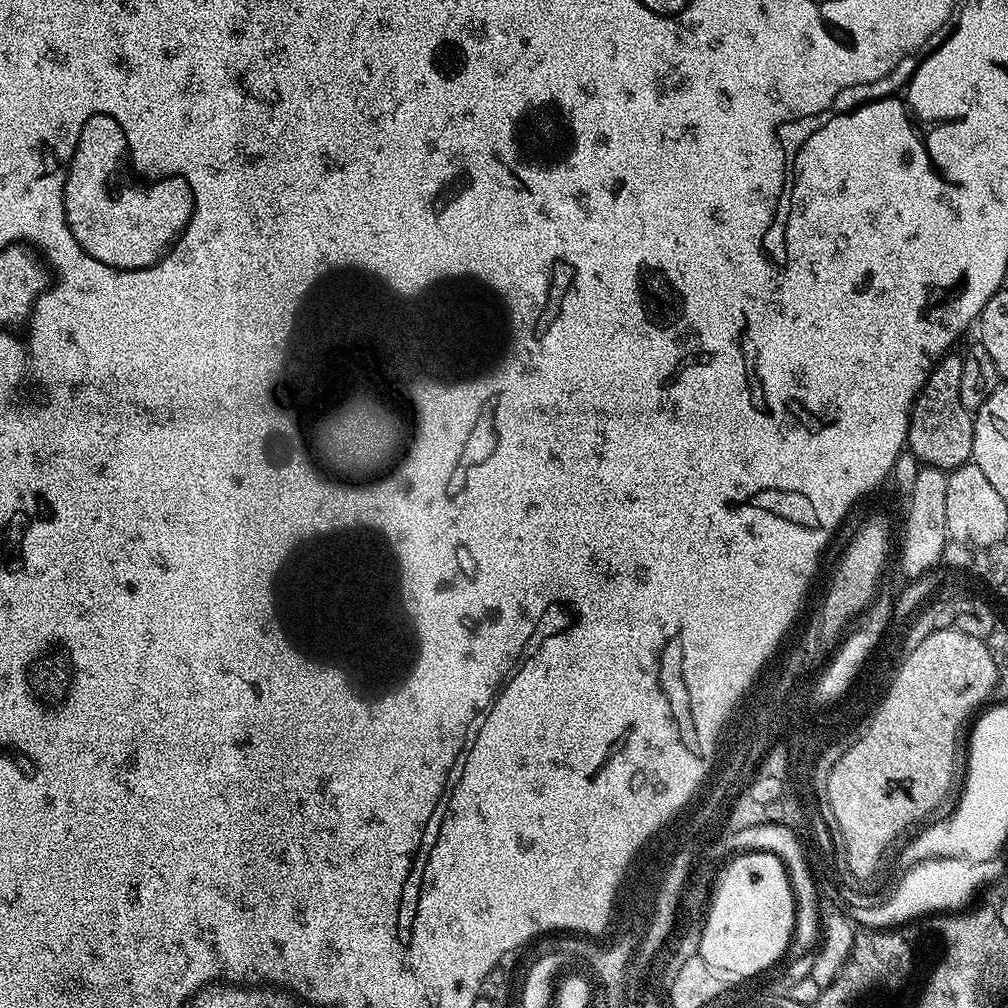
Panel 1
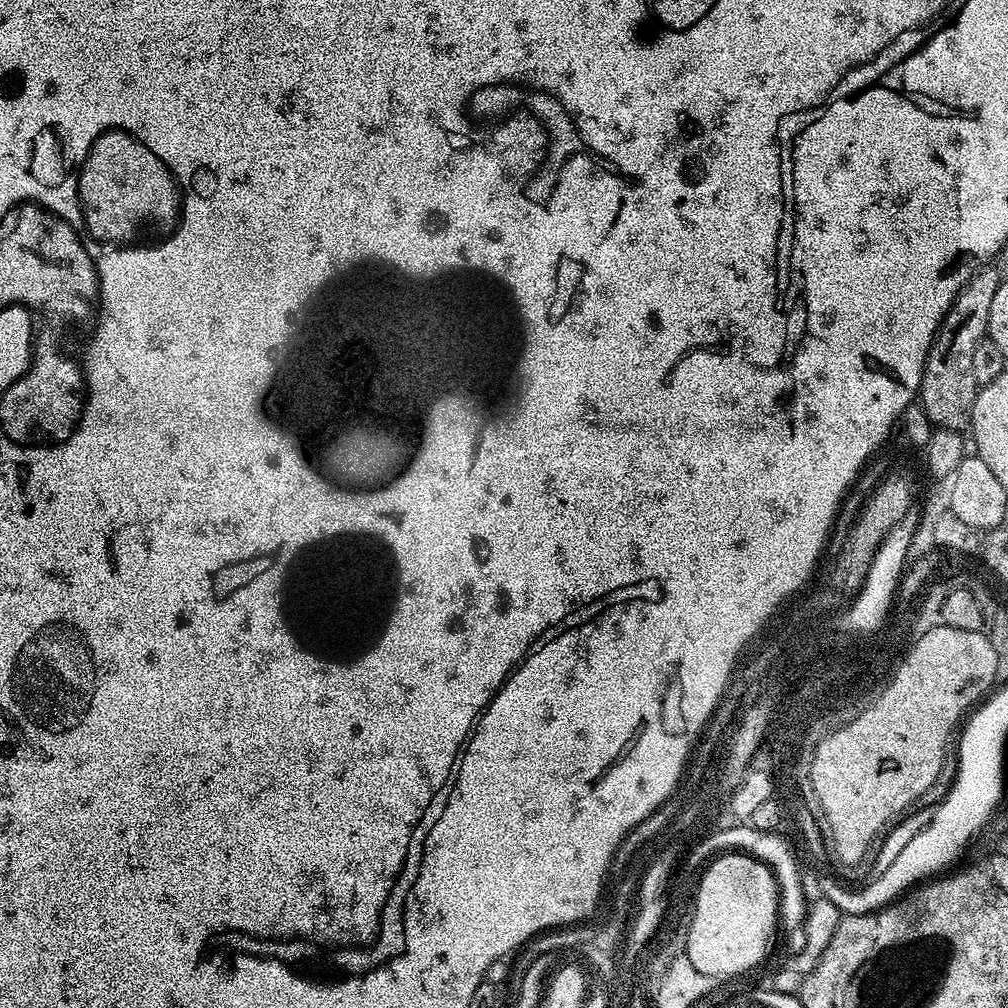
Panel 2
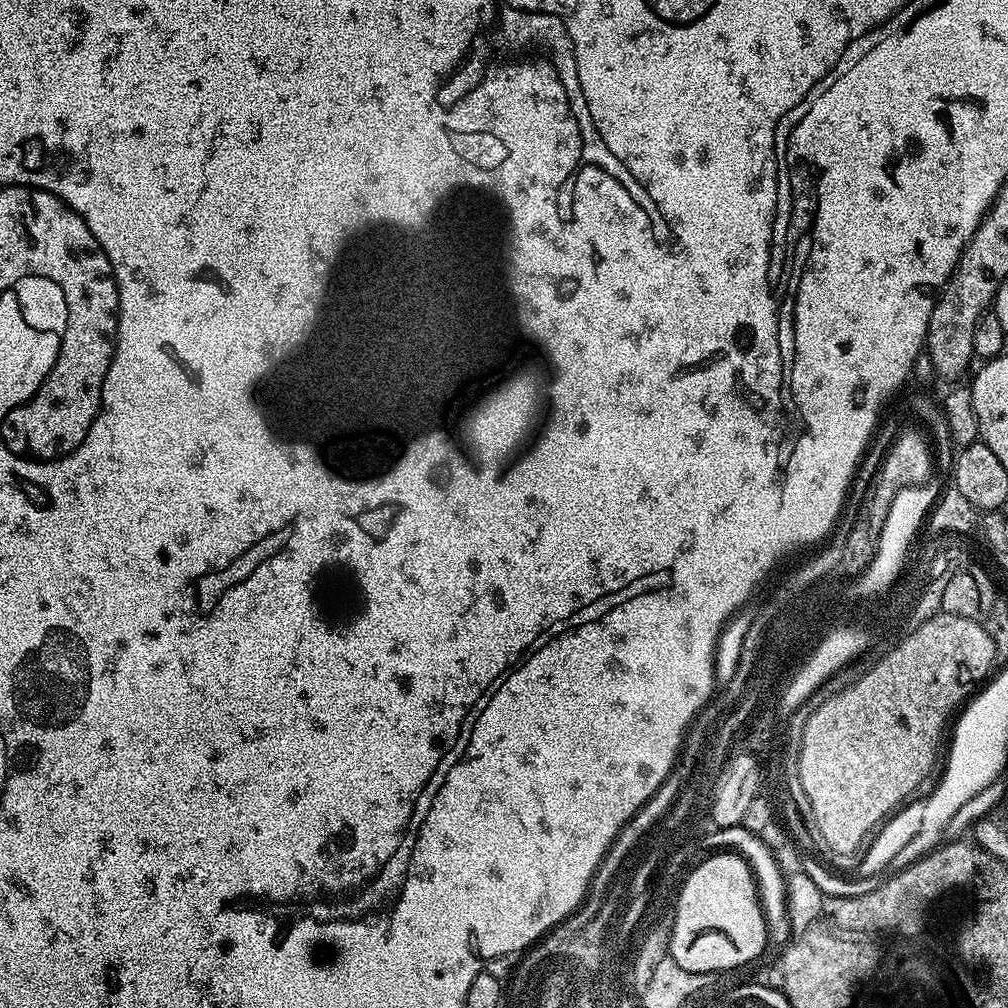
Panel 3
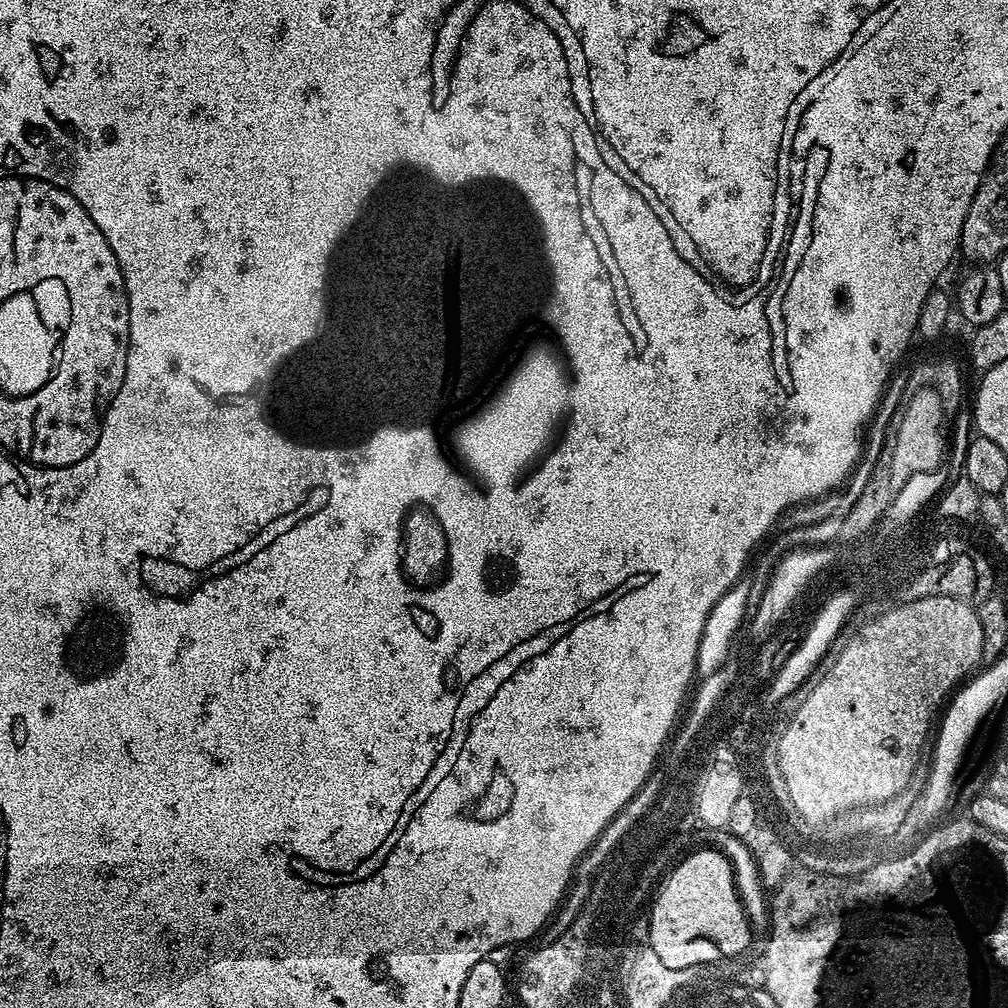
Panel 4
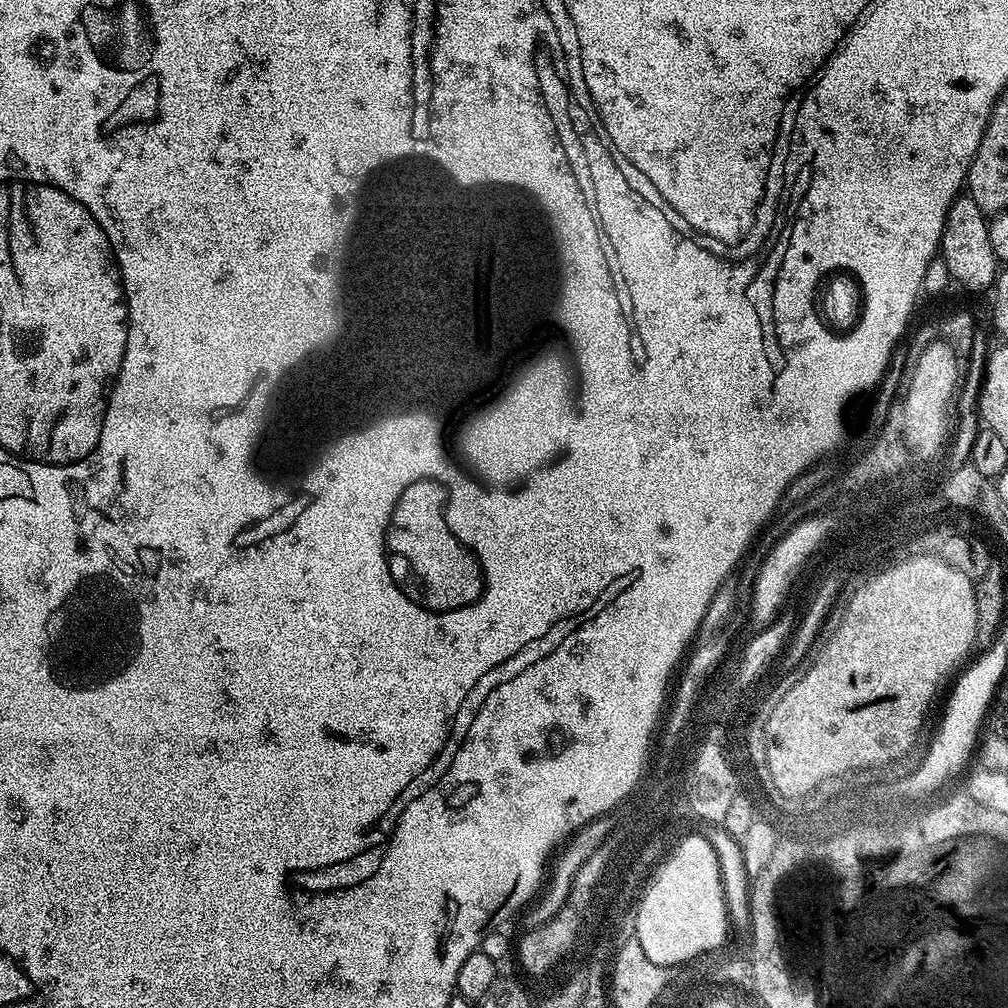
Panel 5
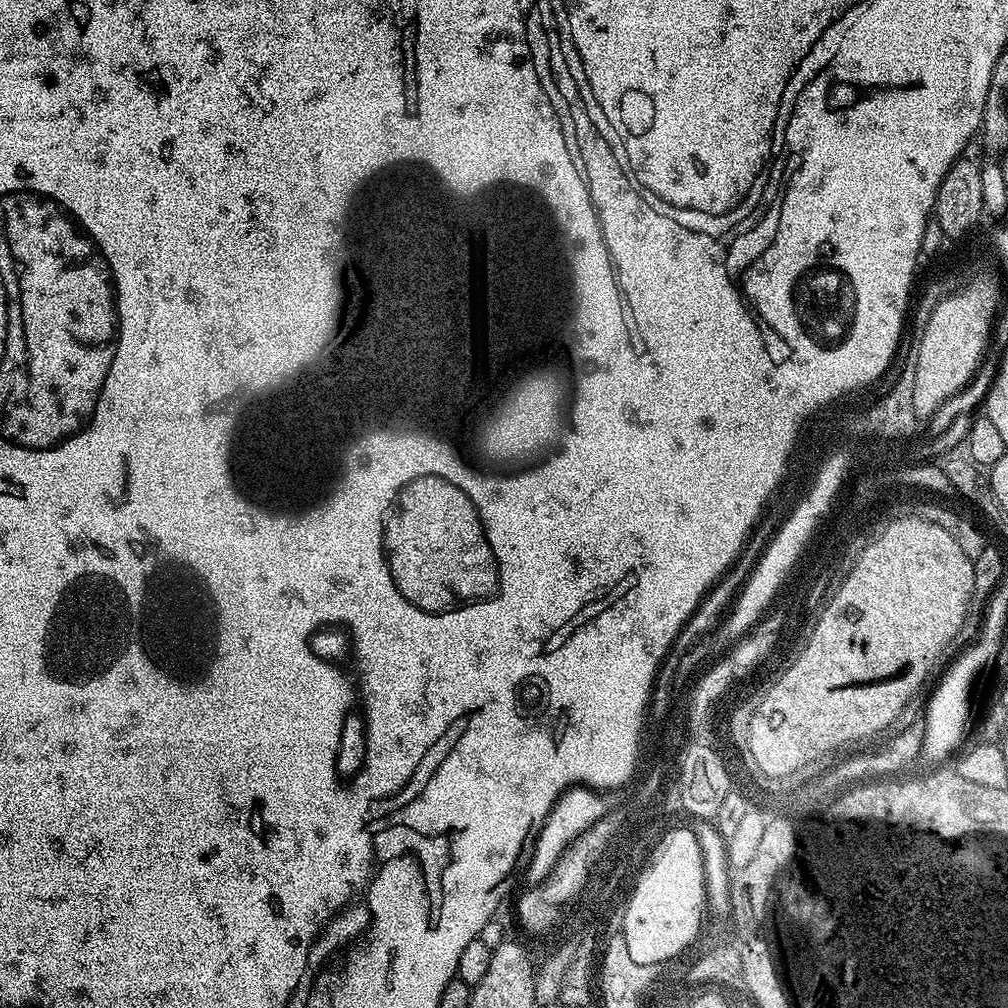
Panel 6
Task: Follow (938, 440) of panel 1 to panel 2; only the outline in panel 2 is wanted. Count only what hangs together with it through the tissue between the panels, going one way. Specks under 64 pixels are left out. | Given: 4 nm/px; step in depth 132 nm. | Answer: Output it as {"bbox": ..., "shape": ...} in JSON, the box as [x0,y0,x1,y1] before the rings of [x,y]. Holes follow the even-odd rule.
{"bbox":[918,266,1002,433],"shape":[[[985,266],[979,272],[975,272],[966,282],[966,286],[958,294],[958,298],[950,306],[950,310],[944,316],[944,321],[940,323],[940,328],[936,332],[936,337],[932,340],[932,345],[928,351],[928,357],[924,363],[924,373],[920,379],[920,390],[918,393],[918,403],[926,410],[926,418],[936,428],[945,428],[951,432],[963,433],[972,422],[972,407],[976,401],[978,385],[974,378],[974,349],[978,347],[978,342],[985,339],[988,330],[988,319],[990,318],[990,306],[994,299],[994,294],[998,291],[998,286],[1002,282],[1002,276],[996,266]]]}

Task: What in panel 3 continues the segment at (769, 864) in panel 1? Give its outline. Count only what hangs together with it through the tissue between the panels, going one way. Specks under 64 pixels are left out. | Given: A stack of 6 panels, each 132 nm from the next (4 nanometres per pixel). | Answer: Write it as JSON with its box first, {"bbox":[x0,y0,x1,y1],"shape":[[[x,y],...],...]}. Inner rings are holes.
{"bbox":[669,850,769,971],"shape":[[[721,850],[706,858],[684,877],[674,901],[672,933],[669,954],[684,971],[726,971],[742,968],[744,964],[759,961],[764,948],[769,947],[768,931],[756,897],[756,880],[741,856],[731,850]]]}

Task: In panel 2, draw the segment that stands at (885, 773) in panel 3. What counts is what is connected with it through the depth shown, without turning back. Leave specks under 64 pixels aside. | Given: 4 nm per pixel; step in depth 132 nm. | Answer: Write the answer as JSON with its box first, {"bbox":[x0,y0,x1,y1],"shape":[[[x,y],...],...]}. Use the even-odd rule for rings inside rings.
{"bbox":[812,628,998,868],"shape":[[[929,628],[909,649],[894,674],[893,684],[887,688],[882,698],[878,698],[878,702],[870,706],[869,712],[858,714],[853,721],[838,727],[817,746],[813,758],[812,781],[818,802],[822,802],[819,815],[826,825],[827,835],[832,835],[832,848],[837,858],[846,867],[852,868],[862,863],[868,851],[870,856],[885,829],[897,818],[903,817],[913,807],[911,804],[915,800],[922,799],[935,786],[944,768],[948,739],[956,723],[958,728],[969,709],[997,683],[997,670],[998,658],[994,658],[994,646],[990,646],[984,632]]]}

